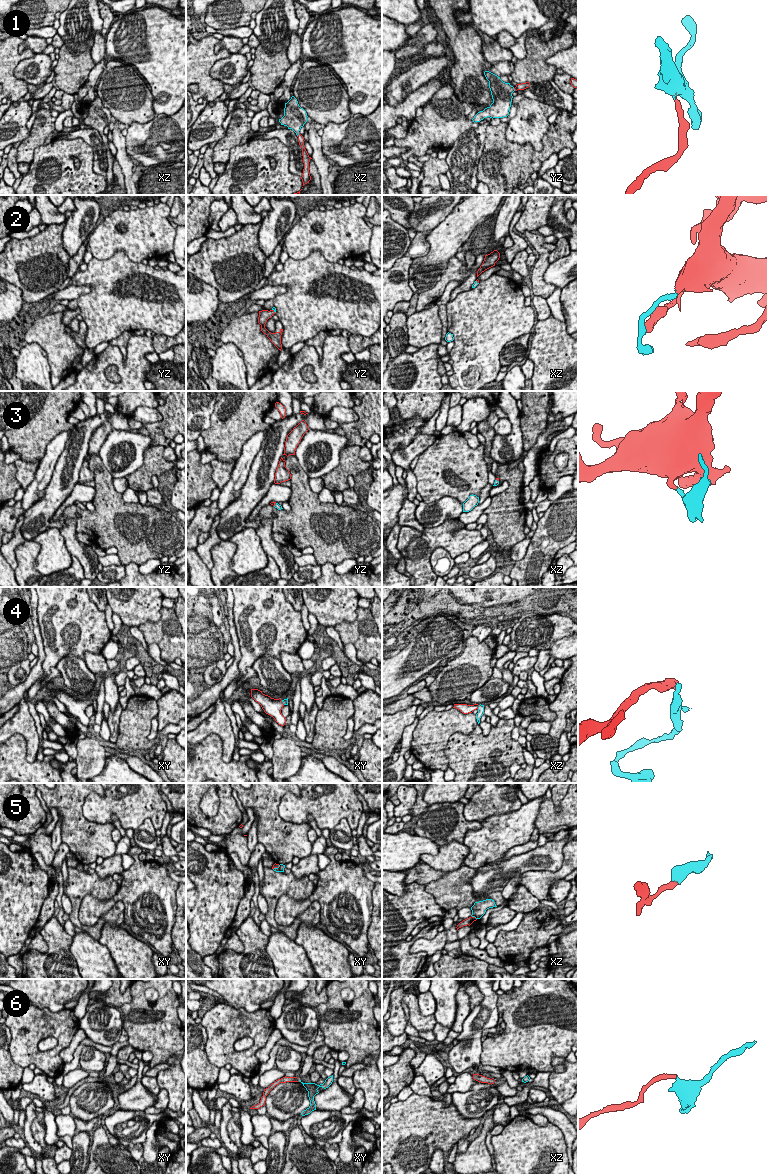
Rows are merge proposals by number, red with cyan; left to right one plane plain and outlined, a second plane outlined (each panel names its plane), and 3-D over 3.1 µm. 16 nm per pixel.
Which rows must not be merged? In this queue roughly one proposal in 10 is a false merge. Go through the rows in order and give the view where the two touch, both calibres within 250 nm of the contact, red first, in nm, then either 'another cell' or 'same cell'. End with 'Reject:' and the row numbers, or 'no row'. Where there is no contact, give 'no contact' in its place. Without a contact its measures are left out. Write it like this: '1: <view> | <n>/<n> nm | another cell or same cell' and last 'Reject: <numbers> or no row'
1: xz | 100/320 nm | same cell
2: yz | 180/50 nm | same cell
3: yz | 60/90 nm | same cell
4: xz | 160/100 nm | same cell
5: xz | 120/220 nm | same cell
6: xy | 100/160 nm | same cell
Reject: no row

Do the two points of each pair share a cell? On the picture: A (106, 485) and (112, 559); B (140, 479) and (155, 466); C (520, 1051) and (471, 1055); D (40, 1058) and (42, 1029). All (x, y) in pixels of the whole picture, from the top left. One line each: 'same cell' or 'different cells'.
A: different cells
B: same cell
C: different cells
D: same cell

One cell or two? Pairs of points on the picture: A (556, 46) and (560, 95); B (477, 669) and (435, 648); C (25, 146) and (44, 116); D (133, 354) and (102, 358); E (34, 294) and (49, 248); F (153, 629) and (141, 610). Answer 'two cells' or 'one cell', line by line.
A: two cells
B: two cells
C: one cell
D: one cell
E: one cell
F: two cells

